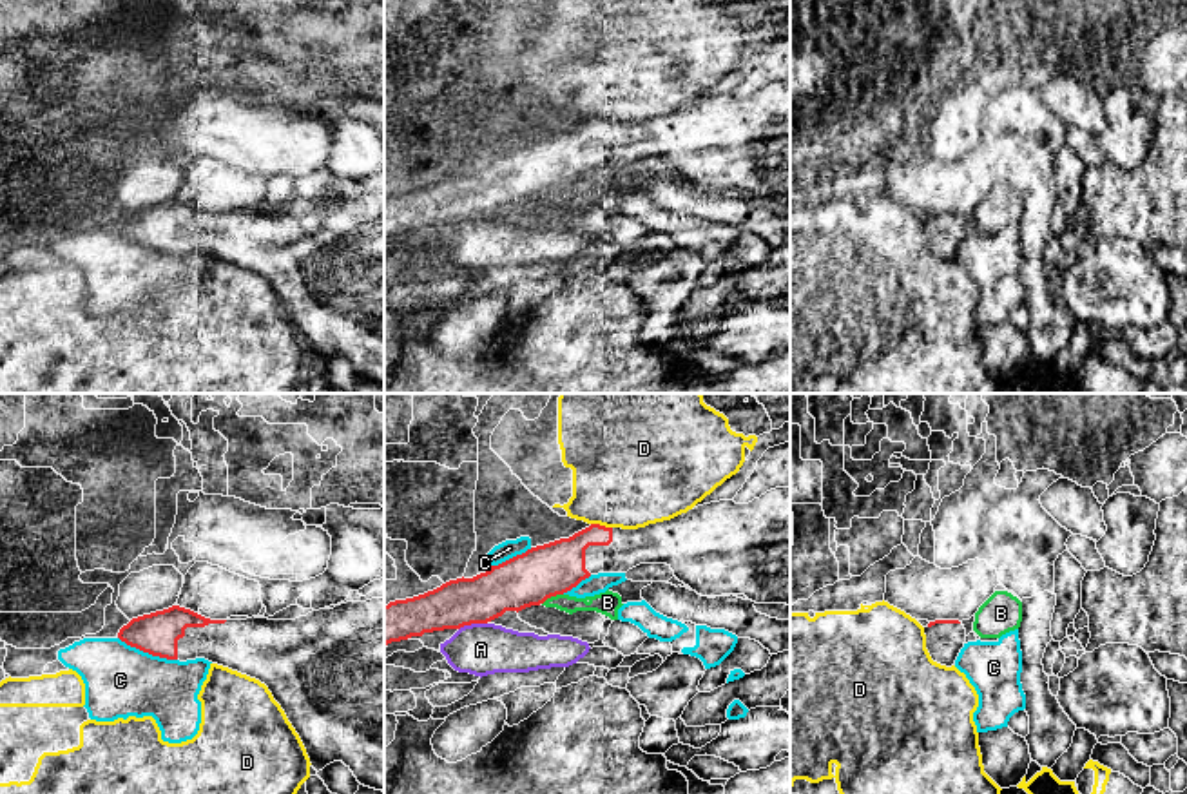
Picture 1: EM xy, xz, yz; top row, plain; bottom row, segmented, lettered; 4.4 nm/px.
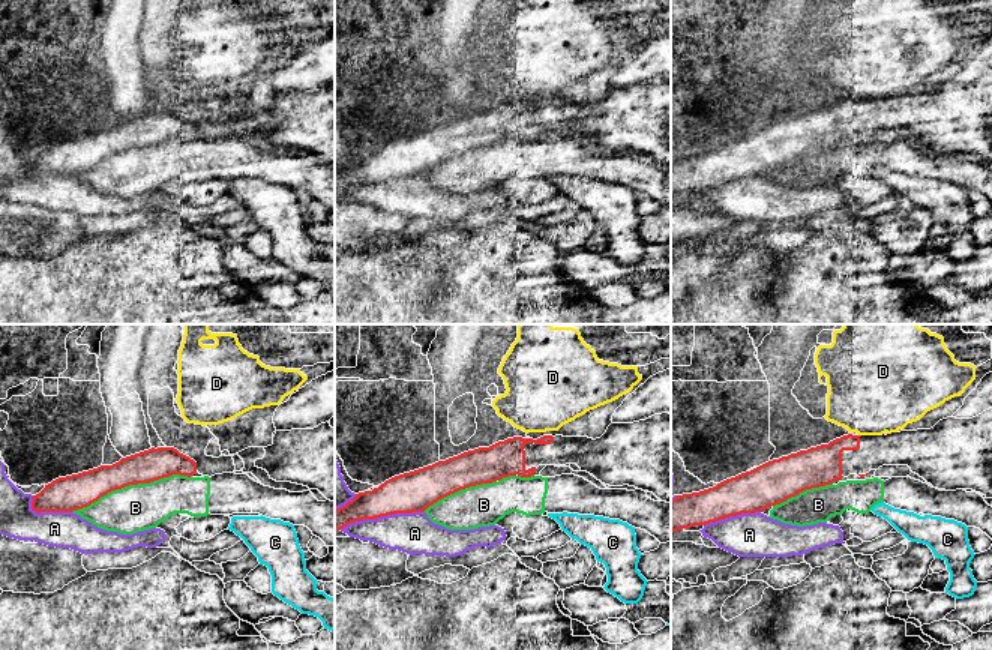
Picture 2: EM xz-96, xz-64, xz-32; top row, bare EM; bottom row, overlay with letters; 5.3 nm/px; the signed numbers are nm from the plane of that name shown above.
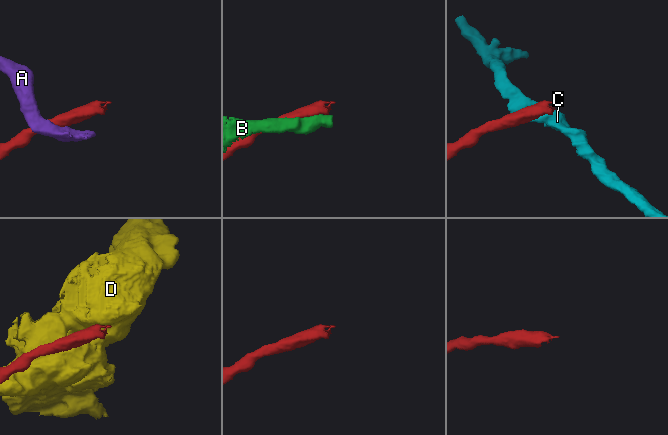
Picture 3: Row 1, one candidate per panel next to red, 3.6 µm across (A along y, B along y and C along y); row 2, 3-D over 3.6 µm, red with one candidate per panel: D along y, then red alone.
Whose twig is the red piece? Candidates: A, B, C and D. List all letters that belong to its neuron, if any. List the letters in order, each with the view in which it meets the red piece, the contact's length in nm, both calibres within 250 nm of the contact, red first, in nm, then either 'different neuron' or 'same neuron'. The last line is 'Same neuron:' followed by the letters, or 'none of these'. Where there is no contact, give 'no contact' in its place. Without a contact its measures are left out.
A: meets red in xz; contact 130 nm long; 220 nm thick on the red side, 240 nm on the other; different neuron
B: meets red in xz; contact 110 nm long; 240 nm thick on the red side, 100 nm on the other; different neuron
C: meets red in xy; contact 280 nm long; 190 nm thick on the red side, 320 nm on the other; different neuron
D: meets red in xz; contact 100 nm long; 220 nm thick on the red side, 460 nm on the other; different neuron
Same neuron: none of these

